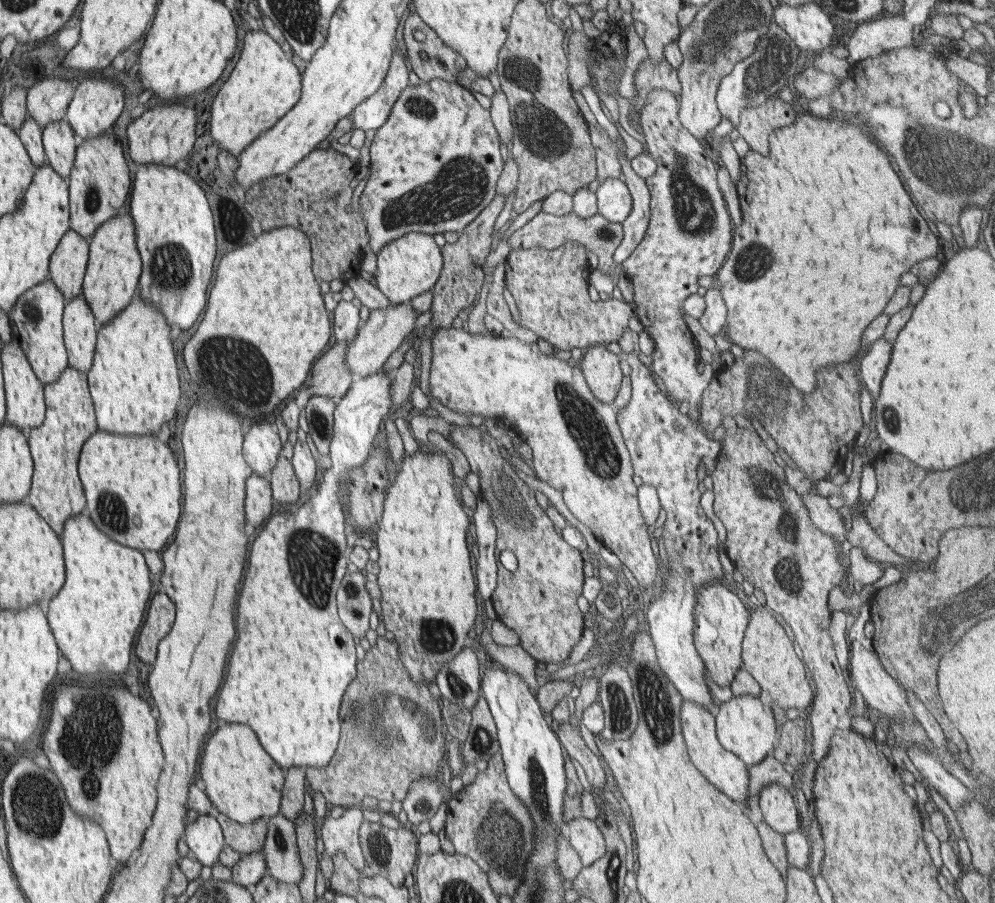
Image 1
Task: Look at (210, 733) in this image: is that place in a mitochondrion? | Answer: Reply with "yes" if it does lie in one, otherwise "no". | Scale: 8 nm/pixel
no

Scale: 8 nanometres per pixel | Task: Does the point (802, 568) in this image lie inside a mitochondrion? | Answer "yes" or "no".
yes

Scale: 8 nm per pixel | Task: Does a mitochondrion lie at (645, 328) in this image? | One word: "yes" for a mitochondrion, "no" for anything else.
no

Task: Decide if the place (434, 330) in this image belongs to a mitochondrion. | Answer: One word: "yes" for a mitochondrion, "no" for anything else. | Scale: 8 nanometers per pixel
no

